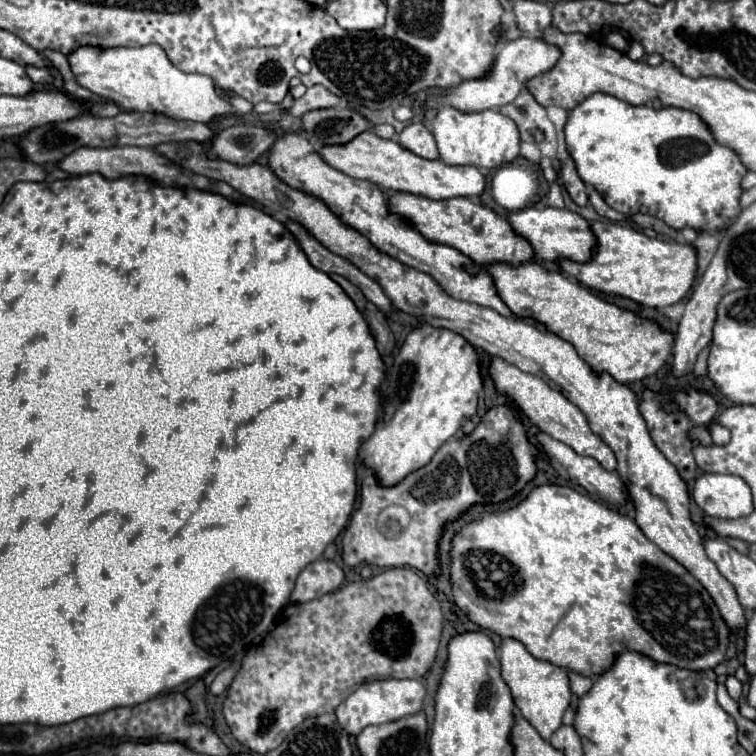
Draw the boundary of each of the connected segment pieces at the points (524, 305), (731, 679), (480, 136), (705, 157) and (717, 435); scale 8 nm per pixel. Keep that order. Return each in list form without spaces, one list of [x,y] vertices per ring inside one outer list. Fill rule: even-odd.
[[[495,263],[495,265],[487,265],[487,269],[495,279],[495,287],[497,287],[499,297],[505,301],[505,305],[515,315],[519,315],[519,317],[527,315],[527,317],[533,317],[533,319],[545,323],[547,331],[569,341],[577,349],[579,357],[585,363],[589,363],[599,373],[601,371],[611,373],[613,379],[619,383],[631,383],[631,381],[639,381],[639,379],[645,379],[649,375],[655,375],[673,353],[675,337],[669,331],[663,331],[655,321],[643,319],[643,317],[635,315],[633,311],[621,309],[621,307],[597,297],[585,285],[581,285],[581,283],[577,283],[577,281],[557,273],[557,271],[545,271],[539,263],[523,263],[519,267]]]
[[[729,675],[729,677],[727,677],[725,687],[727,687],[729,695],[731,695],[735,701],[739,701],[739,699],[741,699],[741,693],[743,693],[743,683],[741,683],[735,675]]]
[[[441,107],[433,119],[433,135],[439,147],[441,161],[447,165],[473,165],[477,169],[495,169],[513,161],[519,155],[519,131],[513,119],[499,111],[463,113],[455,107]]]
[[[593,93],[571,111],[565,125],[565,143],[567,151],[573,151],[571,157],[581,179],[593,185],[609,207],[625,215],[647,213],[665,221],[673,229],[693,227],[695,231],[721,231],[741,213],[741,179],[747,175],[747,167],[733,149],[715,141],[709,127],[693,111],[677,107],[655,109],[649,105],[631,105],[613,95]]]
[[[713,423],[713,425],[711,425],[711,437],[713,437],[713,443],[715,443],[715,445],[727,445],[729,439],[731,439],[731,433],[729,433],[729,429],[725,429],[723,425]]]

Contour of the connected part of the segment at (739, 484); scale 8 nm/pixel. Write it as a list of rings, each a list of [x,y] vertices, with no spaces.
[[[699,475],[695,479],[693,499],[705,515],[717,519],[739,519],[755,511],[751,487],[737,475]]]

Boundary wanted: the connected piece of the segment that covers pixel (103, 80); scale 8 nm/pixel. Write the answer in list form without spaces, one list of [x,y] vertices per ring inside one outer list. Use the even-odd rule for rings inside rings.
[[[145,45],[137,49],[129,47],[77,47],[67,55],[75,81],[99,95],[105,101],[117,103],[125,111],[157,111],[173,119],[203,121],[209,123],[213,117],[231,115],[231,105],[221,99],[215,91],[215,83],[207,75],[187,75],[179,71],[167,59],[161,45]]]

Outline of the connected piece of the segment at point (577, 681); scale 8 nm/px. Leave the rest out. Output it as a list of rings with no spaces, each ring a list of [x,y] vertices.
[[[569,673],[569,679],[571,679],[571,691],[579,697],[587,695],[589,689],[593,687],[593,679],[591,677],[583,677],[583,675],[577,675],[577,673]]]

